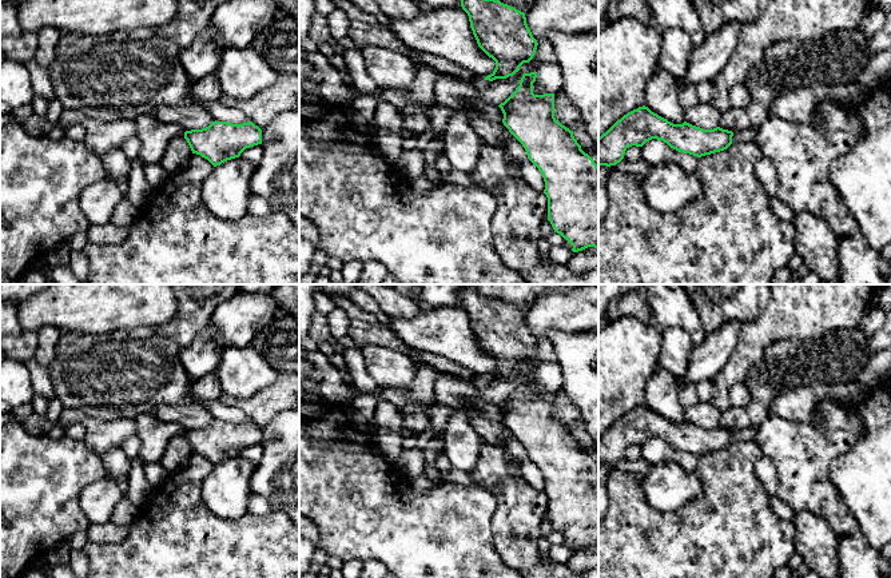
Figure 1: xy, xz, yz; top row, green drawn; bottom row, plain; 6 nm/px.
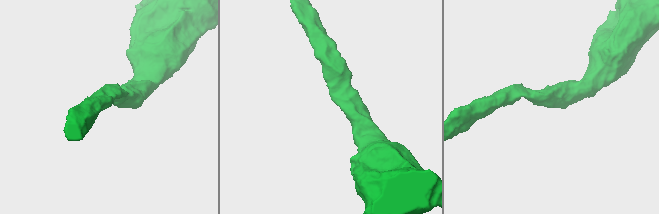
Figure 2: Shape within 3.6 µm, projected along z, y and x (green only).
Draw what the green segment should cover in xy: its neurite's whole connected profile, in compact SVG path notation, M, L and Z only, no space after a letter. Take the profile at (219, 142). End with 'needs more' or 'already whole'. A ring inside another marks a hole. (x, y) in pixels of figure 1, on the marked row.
M215 120L206 128L186 131L184 139L192 154L216 167L239 158L246 148L262 144L262 129L252 121L232 124Z; already whole

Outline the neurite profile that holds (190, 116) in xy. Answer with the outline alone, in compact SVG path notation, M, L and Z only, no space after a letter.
M190 103L178 107L159 105L155 107L154 115L164 123L183 127L184 131L202 129L215 121L202 103Z

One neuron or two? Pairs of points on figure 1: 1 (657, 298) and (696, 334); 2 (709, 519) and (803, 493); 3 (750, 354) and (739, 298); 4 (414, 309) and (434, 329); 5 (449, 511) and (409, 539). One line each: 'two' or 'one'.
1: one
2: two
3: two
4: two
5: one

